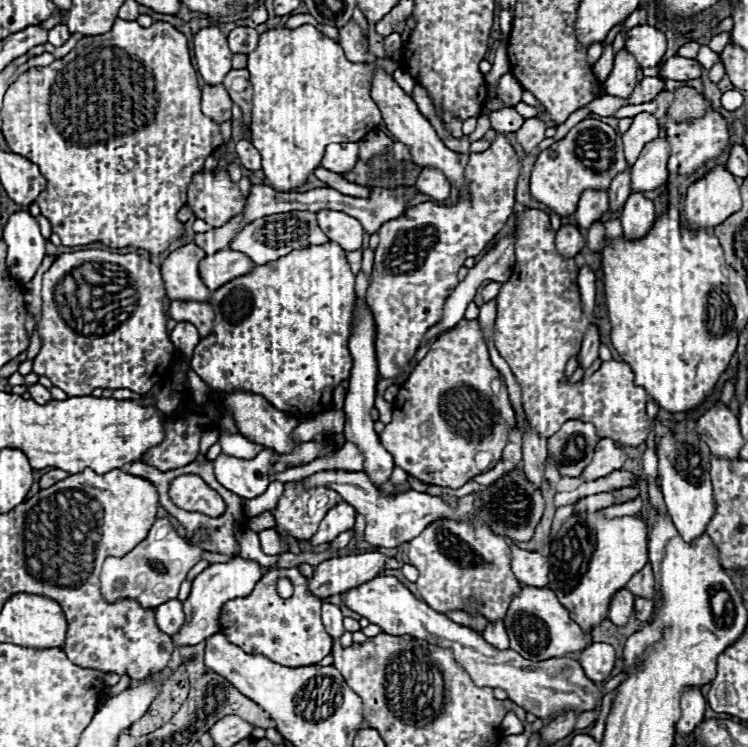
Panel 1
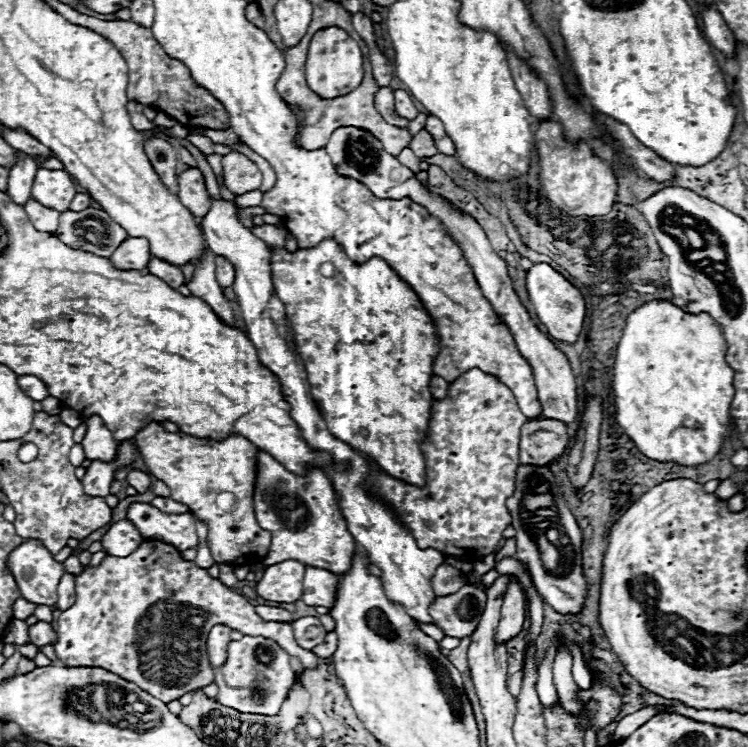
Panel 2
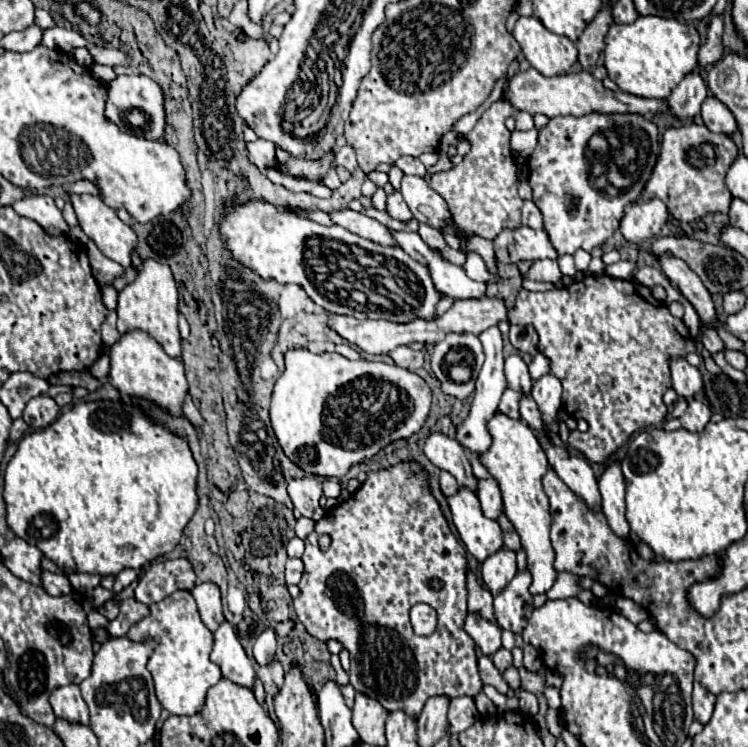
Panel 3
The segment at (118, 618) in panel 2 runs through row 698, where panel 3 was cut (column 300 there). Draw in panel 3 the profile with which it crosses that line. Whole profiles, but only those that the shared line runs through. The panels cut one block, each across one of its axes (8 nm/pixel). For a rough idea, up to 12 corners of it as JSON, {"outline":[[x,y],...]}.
{"outline":[[278,148],[276,158],[288,166],[294,178],[320,180],[334,154],[320,160],[294,158]]}

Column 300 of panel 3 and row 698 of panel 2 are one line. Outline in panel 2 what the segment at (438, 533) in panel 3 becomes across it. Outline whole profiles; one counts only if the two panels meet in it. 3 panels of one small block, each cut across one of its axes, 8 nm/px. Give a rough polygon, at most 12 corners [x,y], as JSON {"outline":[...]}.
{"outline":[[610,684],[580,692],[584,706],[598,702],[594,730],[620,714],[622,694]]}

